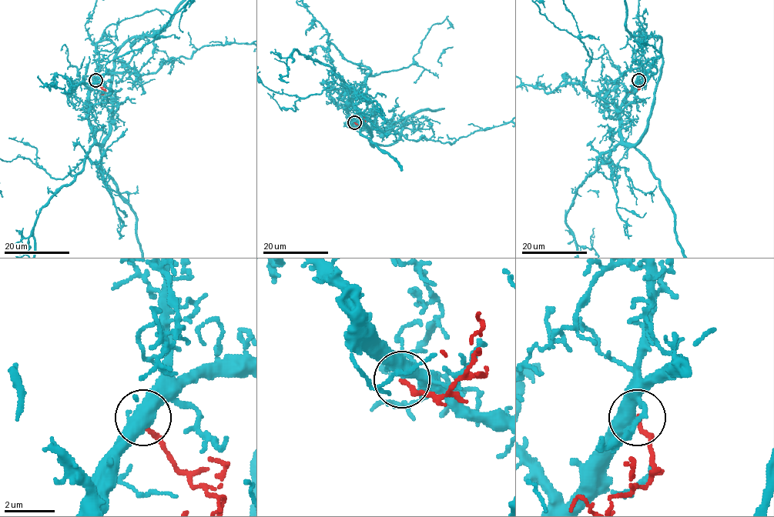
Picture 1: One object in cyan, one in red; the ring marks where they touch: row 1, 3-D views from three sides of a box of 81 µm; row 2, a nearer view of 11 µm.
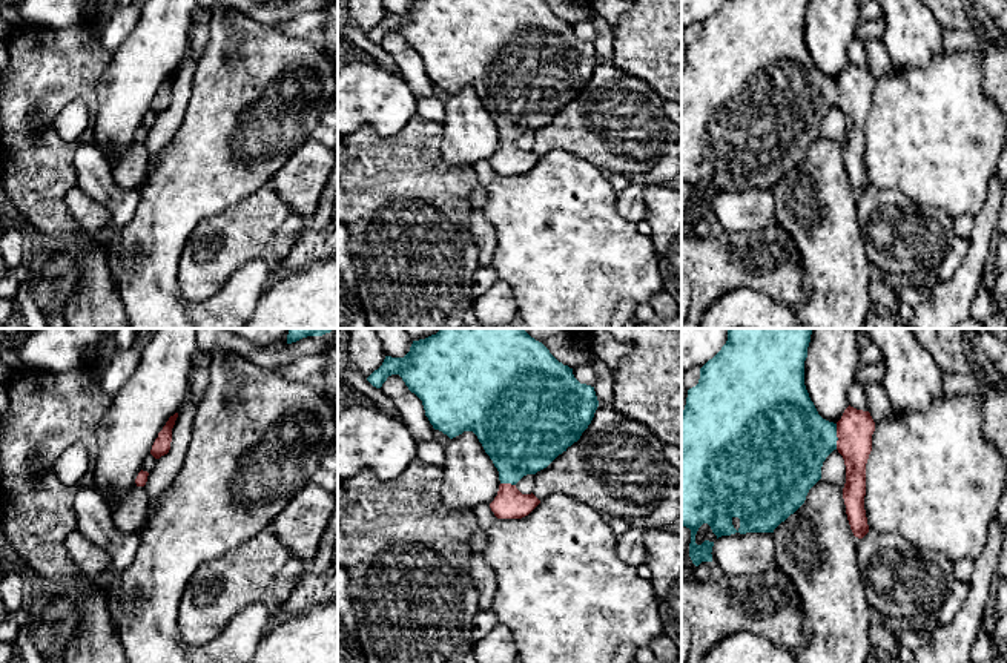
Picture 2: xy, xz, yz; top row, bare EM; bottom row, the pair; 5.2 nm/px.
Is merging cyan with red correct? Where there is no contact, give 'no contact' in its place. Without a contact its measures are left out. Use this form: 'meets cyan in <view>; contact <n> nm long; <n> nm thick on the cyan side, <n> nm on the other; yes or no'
meets cyan in yz; contact 140 nm long; 440 nm thick on the cyan side, 190 nm on the other; yes

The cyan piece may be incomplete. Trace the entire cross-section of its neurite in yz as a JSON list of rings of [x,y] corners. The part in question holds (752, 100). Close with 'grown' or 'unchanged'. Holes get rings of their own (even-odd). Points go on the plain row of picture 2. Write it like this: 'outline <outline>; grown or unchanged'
outline [[[725,0],[721,6],[700,25],[698,40],[688,46],[686,61],[682,68],[682,181],[691,186],[689,213],[695,223],[702,218],[712,218],[714,198],[705,196],[702,201],[695,200],[695,190],[703,180],[708,180],[712,189],[718,193],[735,189],[774,189],[774,186],[794,170],[806,157],[809,146],[821,135],[821,123],[826,114],[837,106],[846,121],[846,140],[843,144],[843,155],[850,186],[855,193],[863,195],[869,189],[864,152],[866,152],[866,120],[872,107],[872,91],[875,78],[869,68],[847,63],[841,75],[834,80],[823,75],[804,41],[804,17],[807,14],[809,0]]]; grown

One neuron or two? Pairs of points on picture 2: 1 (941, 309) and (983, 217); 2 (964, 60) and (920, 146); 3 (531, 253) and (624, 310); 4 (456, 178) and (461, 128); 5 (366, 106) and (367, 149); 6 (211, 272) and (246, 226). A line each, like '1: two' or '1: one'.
1: one
2: one
3: two
4: two
5: two
6: one

